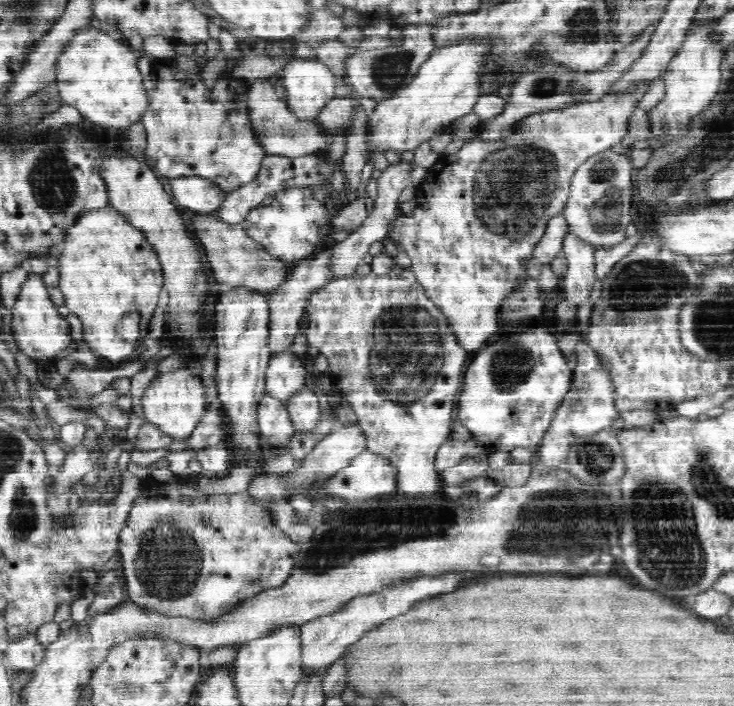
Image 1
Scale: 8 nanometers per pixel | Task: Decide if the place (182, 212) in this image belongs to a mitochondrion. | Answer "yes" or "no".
no

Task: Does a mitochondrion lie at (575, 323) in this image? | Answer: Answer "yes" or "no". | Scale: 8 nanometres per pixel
no

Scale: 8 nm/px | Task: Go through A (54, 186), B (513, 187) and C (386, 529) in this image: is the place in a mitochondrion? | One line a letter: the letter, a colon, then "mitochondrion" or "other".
A: mitochondrion
B: mitochondrion
C: mitochondrion

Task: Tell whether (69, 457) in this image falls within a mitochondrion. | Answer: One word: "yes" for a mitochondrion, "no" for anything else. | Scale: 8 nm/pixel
no

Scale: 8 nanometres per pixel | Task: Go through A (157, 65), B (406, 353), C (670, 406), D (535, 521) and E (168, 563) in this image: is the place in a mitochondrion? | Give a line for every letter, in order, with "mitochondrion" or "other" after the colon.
A: other
B: mitochondrion
C: other
D: mitochondrion
E: mitochondrion

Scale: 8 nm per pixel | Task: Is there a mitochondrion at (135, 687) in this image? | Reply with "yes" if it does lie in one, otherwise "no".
yes

